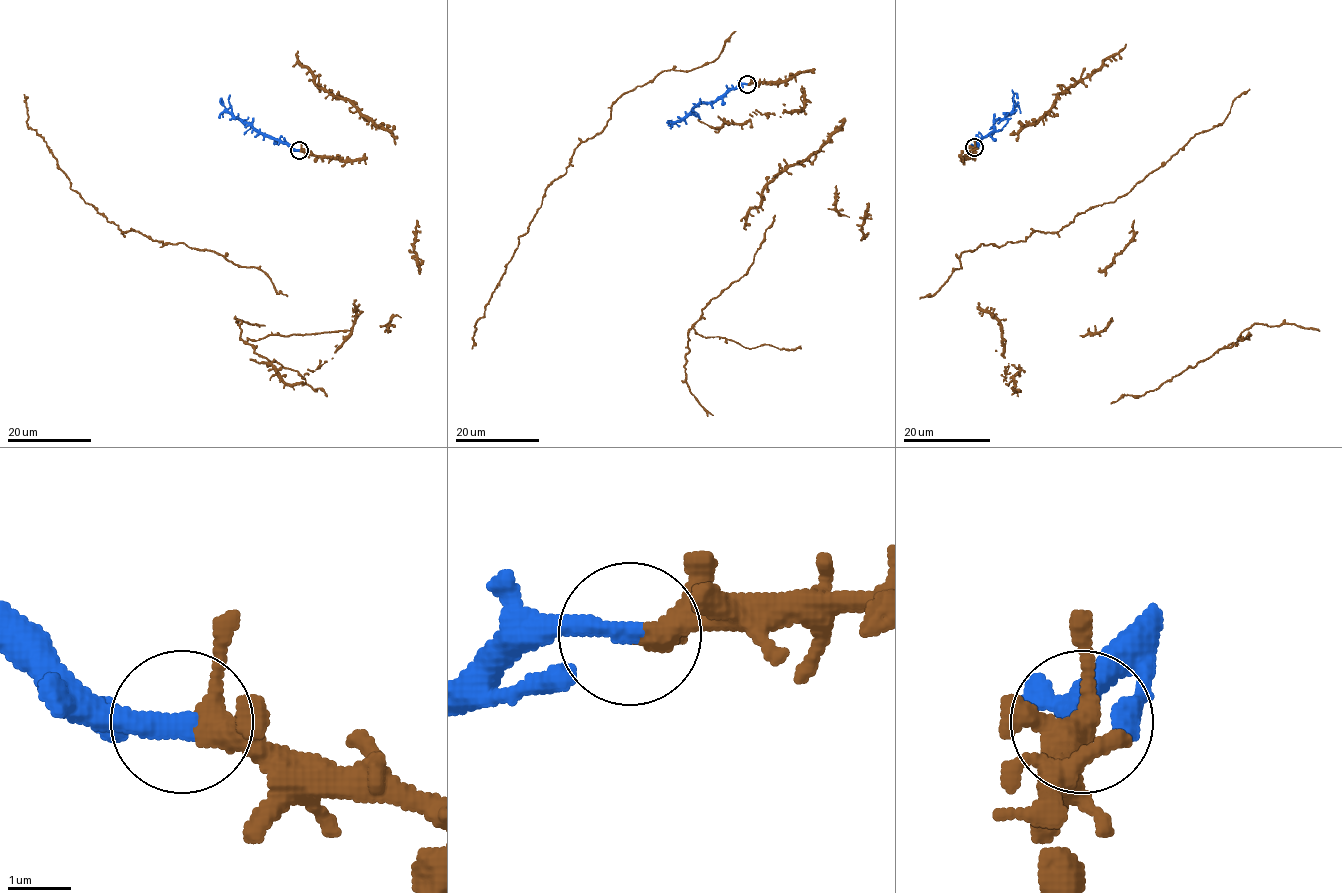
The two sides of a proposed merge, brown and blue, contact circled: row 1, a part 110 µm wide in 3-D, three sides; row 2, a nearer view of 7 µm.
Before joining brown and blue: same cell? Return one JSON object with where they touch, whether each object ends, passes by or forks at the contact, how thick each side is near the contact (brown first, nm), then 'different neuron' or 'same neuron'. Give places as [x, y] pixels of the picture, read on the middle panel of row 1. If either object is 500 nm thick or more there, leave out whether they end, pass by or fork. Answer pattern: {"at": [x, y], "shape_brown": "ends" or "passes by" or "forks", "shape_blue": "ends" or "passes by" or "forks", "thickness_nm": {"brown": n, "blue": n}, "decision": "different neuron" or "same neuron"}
{"at": [747, 84], "shape_brown": "passes by", "shape_blue": "ends", "thickness_nm": {"brown": 320, "blue": 360}, "decision": "same neuron"}

